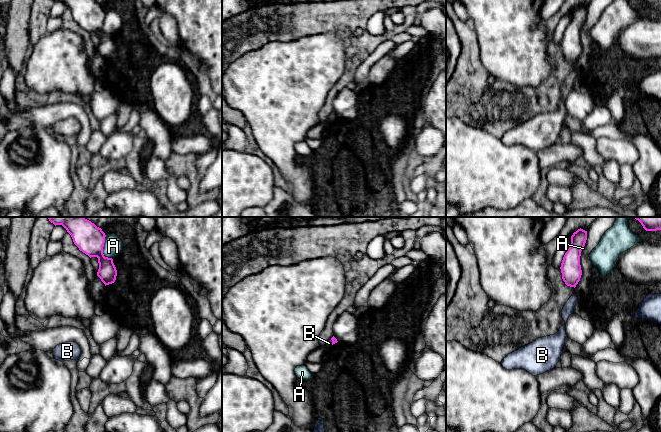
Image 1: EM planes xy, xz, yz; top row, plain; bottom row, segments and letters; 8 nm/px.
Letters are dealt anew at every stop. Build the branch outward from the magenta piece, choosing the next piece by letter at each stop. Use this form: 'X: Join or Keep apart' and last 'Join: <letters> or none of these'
A: Keep apart
B: Keep apart
Join: none of these

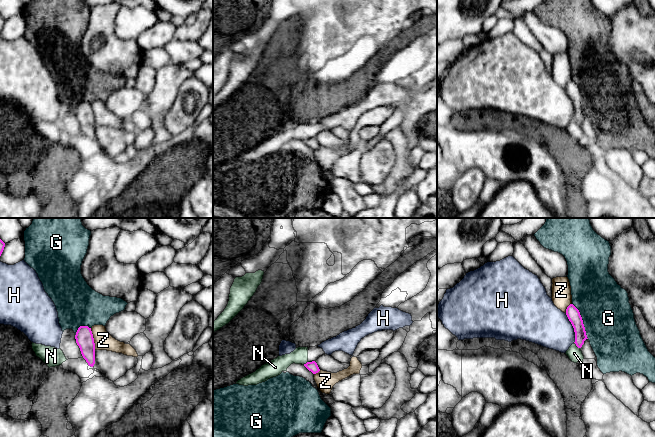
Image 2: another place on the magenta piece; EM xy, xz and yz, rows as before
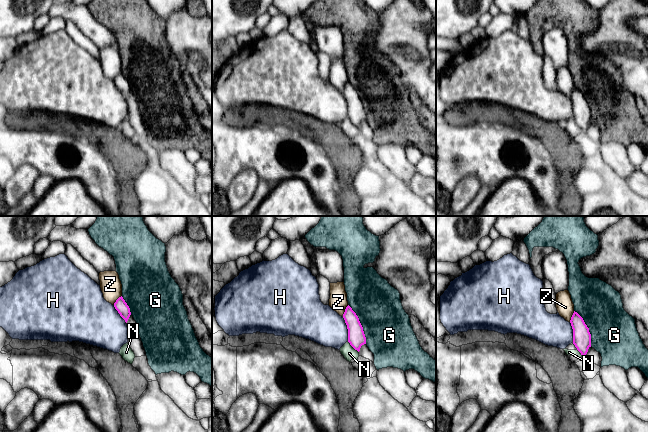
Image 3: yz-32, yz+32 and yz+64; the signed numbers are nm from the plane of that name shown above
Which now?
G: Keep apart
H: Keep apart
N: Keep apart
Z: Keep apart
Join: none of these

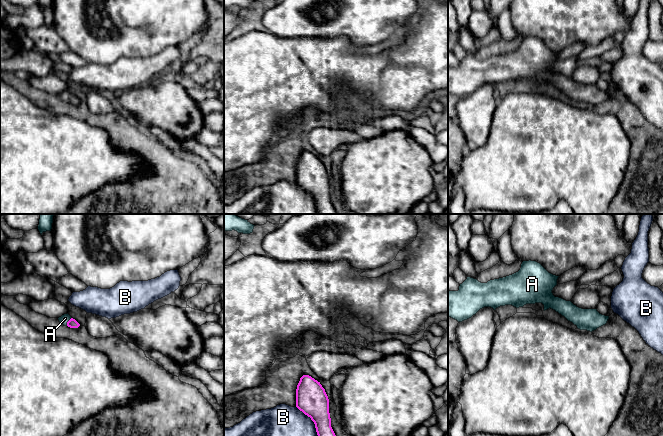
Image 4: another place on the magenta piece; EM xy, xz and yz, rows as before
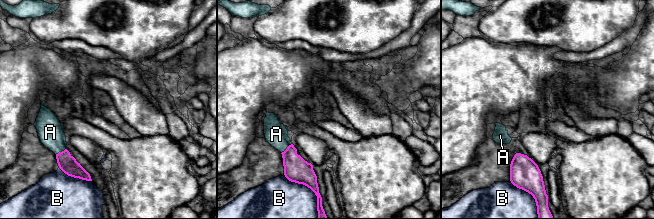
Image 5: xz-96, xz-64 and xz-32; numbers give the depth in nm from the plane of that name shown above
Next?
A: Join
B: Keep apart
Join: A

